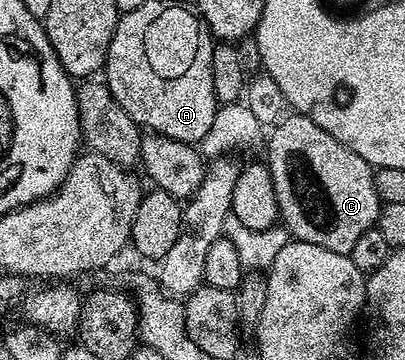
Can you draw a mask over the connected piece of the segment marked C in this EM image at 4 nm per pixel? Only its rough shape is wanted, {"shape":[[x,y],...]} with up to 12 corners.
{"shape":[[302,115],[267,170],[296,241],[349,255],[376,228],[376,170]]}

